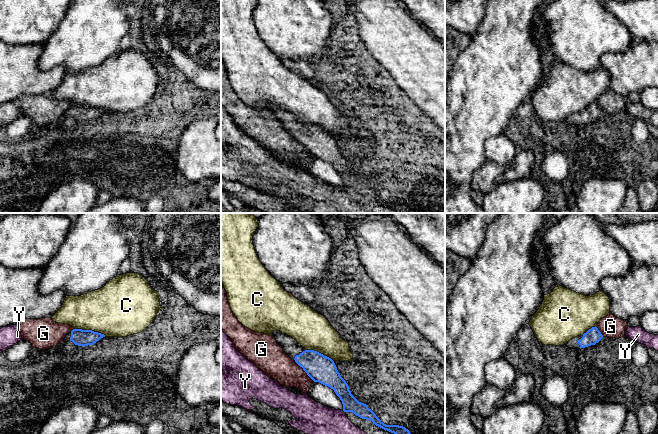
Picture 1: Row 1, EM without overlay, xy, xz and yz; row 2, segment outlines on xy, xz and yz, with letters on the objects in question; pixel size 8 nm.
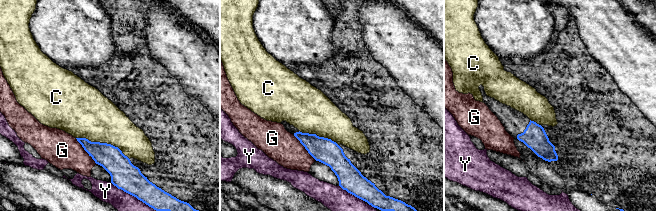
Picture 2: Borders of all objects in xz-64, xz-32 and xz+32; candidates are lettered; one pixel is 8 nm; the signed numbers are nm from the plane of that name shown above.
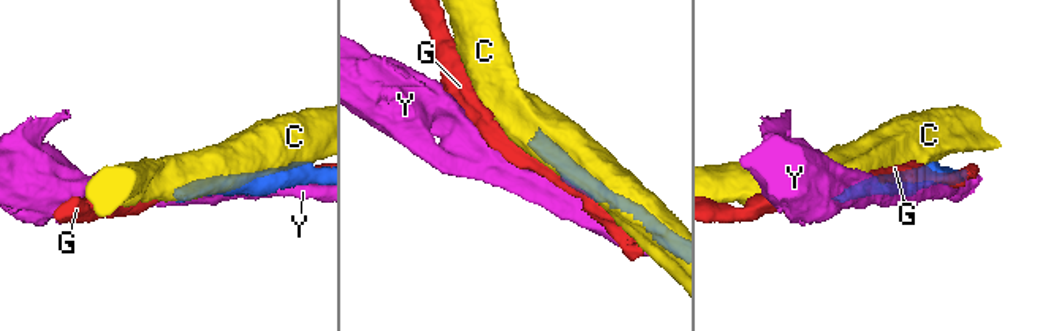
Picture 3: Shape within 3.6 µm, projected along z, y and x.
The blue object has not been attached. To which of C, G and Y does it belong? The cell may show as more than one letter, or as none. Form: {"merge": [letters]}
{"merge": []}

